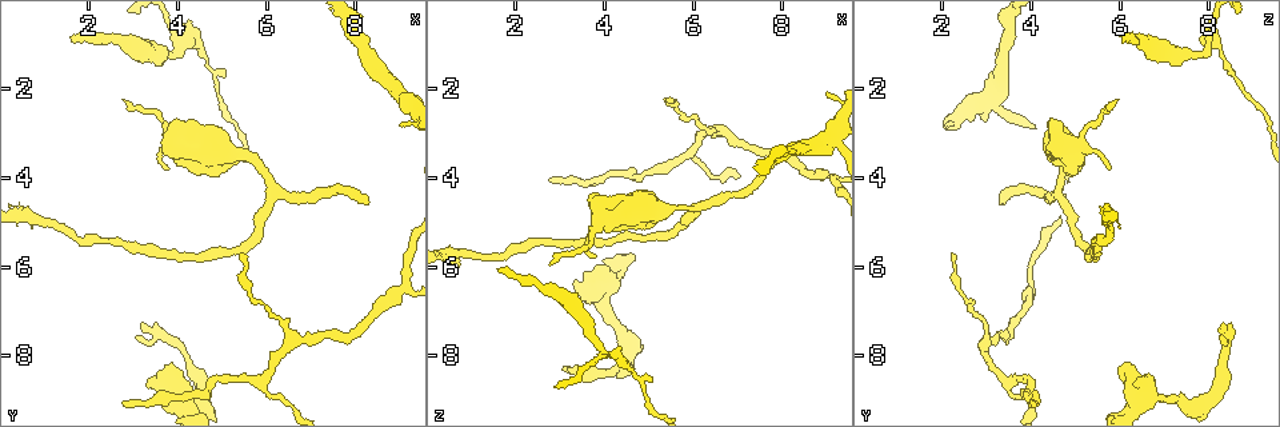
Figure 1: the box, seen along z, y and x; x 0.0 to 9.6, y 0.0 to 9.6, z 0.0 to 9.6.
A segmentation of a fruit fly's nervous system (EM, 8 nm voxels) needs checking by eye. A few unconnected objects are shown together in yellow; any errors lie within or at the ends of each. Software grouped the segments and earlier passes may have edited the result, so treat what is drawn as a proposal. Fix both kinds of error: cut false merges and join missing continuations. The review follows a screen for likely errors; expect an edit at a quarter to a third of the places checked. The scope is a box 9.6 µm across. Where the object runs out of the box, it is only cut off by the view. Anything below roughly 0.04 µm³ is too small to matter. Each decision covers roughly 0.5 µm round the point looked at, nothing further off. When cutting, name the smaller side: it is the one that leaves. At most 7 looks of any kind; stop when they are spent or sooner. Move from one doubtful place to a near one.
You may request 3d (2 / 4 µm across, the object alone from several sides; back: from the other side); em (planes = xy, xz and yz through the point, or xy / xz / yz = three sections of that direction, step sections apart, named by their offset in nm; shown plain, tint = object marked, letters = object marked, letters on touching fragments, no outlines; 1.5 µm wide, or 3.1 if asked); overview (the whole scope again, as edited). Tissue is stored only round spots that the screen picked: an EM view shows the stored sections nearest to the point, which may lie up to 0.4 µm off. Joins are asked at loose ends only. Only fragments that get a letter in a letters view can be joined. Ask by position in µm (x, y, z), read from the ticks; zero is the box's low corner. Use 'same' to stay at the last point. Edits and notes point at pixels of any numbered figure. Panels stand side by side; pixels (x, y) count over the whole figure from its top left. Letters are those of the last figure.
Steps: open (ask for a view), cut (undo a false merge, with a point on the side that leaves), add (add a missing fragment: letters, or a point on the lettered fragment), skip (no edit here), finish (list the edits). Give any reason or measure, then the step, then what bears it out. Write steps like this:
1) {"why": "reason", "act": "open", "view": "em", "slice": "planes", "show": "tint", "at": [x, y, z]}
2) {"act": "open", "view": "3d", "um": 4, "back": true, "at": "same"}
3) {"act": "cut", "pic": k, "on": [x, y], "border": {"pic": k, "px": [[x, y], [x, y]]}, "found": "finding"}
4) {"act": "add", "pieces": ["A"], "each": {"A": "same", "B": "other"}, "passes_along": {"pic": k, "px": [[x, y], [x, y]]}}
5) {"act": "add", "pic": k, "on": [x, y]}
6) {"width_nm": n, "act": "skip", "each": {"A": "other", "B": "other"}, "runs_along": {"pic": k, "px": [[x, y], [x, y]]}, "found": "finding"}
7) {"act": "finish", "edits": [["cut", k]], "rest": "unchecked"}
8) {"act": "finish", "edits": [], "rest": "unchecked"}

{"why": "tapers out", "act": "open", "view": "3d", "um": 2, "at": [8.30, 4.60, 3.25]}

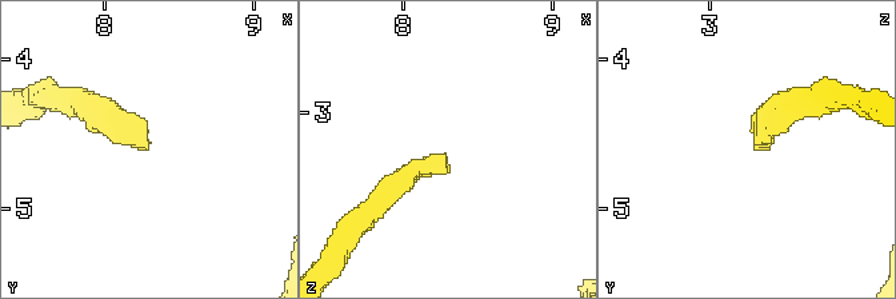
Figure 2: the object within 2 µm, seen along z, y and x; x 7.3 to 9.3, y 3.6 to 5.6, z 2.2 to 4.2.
{"why": "shape alone is not enough", "act": "open", "view": "em", "slice": "planes", "show": "plain", "at": [8.26, 4.54, 3.28]}

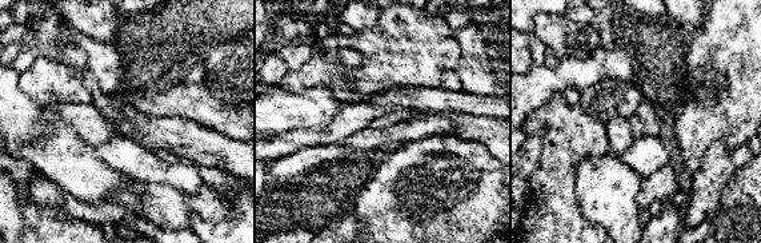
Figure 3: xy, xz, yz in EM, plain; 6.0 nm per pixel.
{"act": "open", "view": "em", "slice": "planes", "show": "letters", "at": "same"}

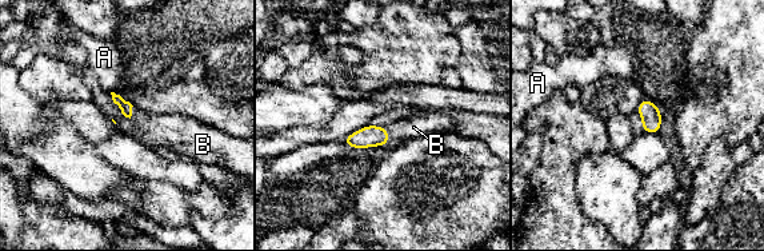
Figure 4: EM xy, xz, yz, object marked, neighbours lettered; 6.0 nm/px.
{"act": "add", "pieces": ["B"], "each": {"A": "other", "B": "same"}, "passes_along": {"pic": 4, "px": [[368, 136], [388, 135], [414, 127]]}, "found": "it goes on there"}

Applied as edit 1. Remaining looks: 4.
{"act": "open", "view": "overview"}

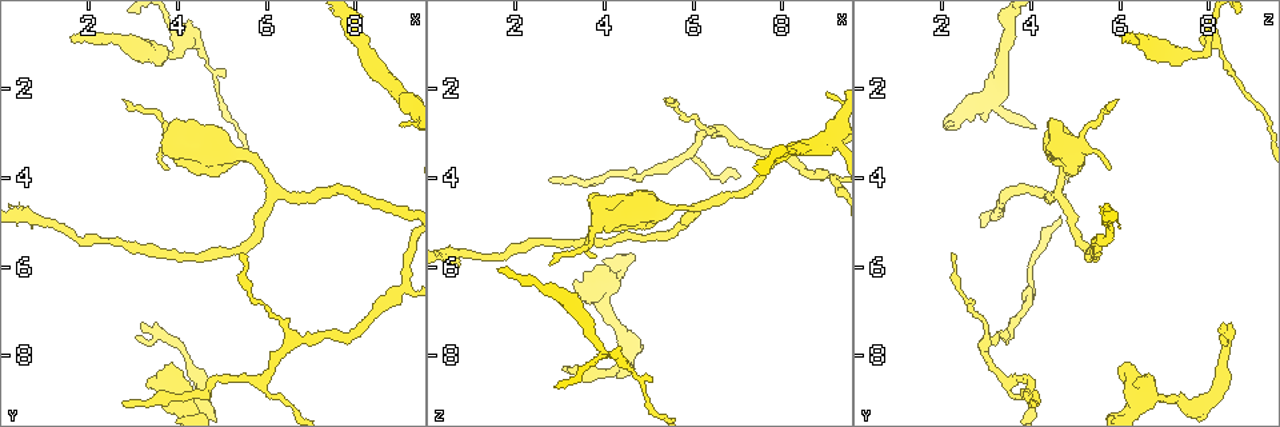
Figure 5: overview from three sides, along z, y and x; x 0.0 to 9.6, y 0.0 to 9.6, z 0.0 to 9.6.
{"why": "free end", "act": "open", "view": "em", "slice": "xy", "step": 4, "show": "letters", "at": [1.55, 0.95, 6.05]}

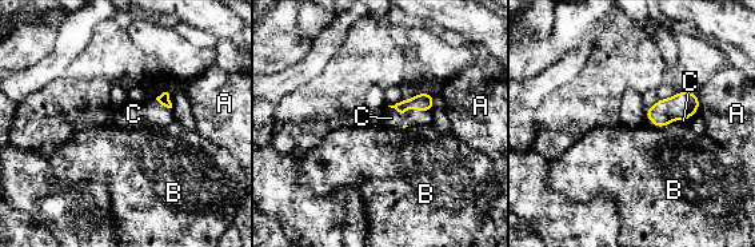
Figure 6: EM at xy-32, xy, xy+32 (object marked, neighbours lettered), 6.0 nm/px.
{"act": "open", "view": "em", "slice": "xz", "step": 8, "show": "letters", "at": "same"}

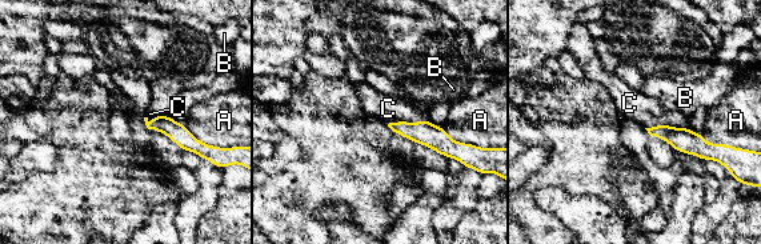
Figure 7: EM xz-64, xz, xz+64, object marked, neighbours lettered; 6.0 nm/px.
{"longest_contact_nm": ["C", 260], "act": "add", "pieces": ["C"], "each": {"A": "other", "B": "other", "C": "same"}, "passes_along": {"pic": 7, "px": [[684, 140], [665, 126], [633, 104]]}, "found": "the cell continues"}

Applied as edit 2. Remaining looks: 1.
{"why": "three-way junction", "act": "open", "view": "em", "slice": "planes", "show": "letters", "at": [4.05, 1.15, 8.00]}

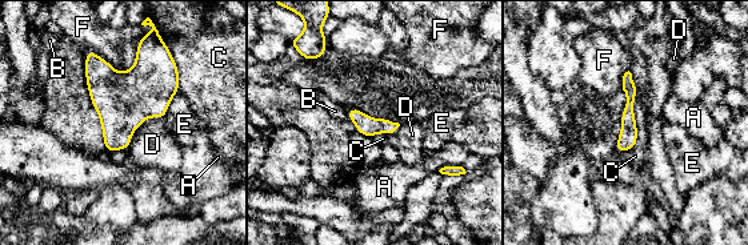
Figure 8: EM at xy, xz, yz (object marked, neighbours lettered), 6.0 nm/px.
{"width_nm": 120, "act": "skip", "each": {"A": "other", "B": "other", "C": "other", "D": "other", "E": "other", "F": "other"}, "border": {"pic": 8, "px": [[638, 91], [636, 144], [618, 153]]}, "found": "all the same cell"}

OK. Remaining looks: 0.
{"act": "finish", "edits": [["add", 4], ["add", 7]], "rest": "unchecked"}

